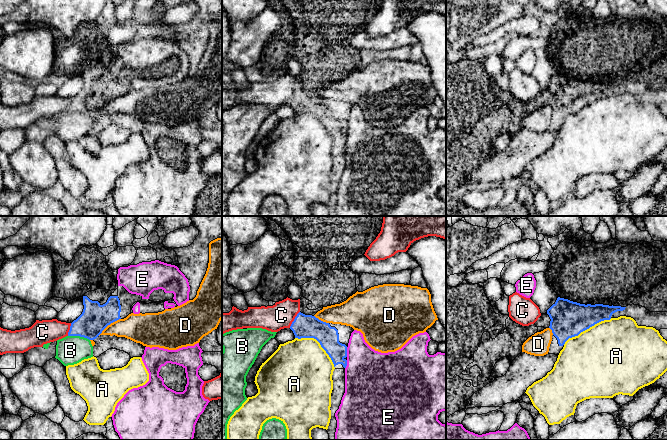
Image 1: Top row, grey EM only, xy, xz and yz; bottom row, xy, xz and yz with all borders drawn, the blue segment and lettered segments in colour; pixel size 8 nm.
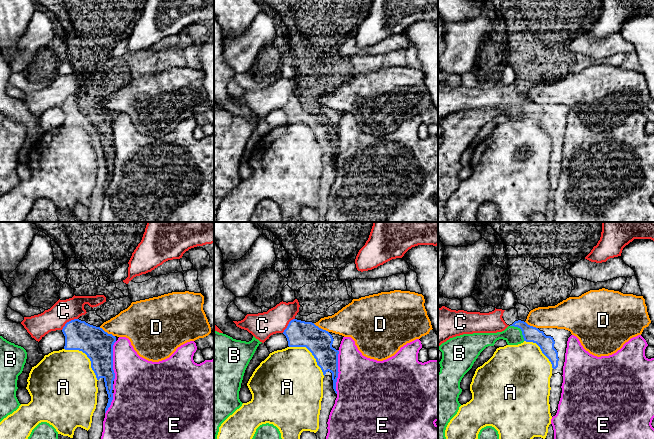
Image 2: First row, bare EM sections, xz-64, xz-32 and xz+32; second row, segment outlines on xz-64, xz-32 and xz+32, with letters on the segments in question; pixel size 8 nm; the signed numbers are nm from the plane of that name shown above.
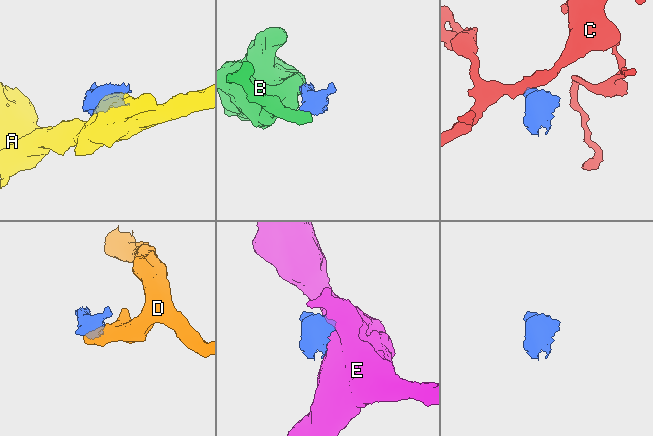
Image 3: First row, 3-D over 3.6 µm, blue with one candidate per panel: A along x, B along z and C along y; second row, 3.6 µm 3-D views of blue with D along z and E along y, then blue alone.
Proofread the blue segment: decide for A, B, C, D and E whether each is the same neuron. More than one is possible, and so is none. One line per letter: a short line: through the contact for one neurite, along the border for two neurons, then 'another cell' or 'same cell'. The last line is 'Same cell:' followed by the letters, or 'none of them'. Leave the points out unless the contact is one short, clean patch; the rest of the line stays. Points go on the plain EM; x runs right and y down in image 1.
A: another cell
B: line xy (68, 111), (79, 111), (89, 116); another cell
C: line xz (299, 87), (289, 103); another cell
D: line xy (120, 94), (111, 98), (98, 111); another cell
E: another cell
Same cell: none of them

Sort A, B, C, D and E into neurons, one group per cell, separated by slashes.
A / B D / C / E

